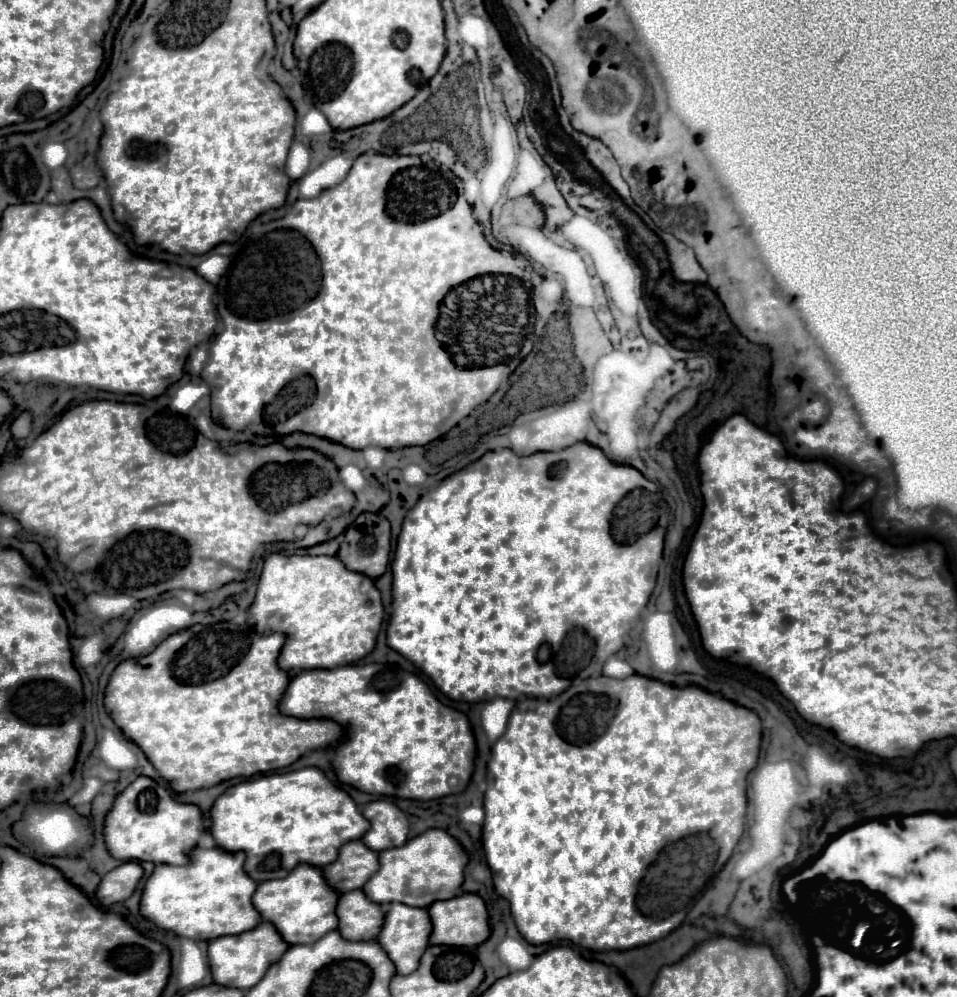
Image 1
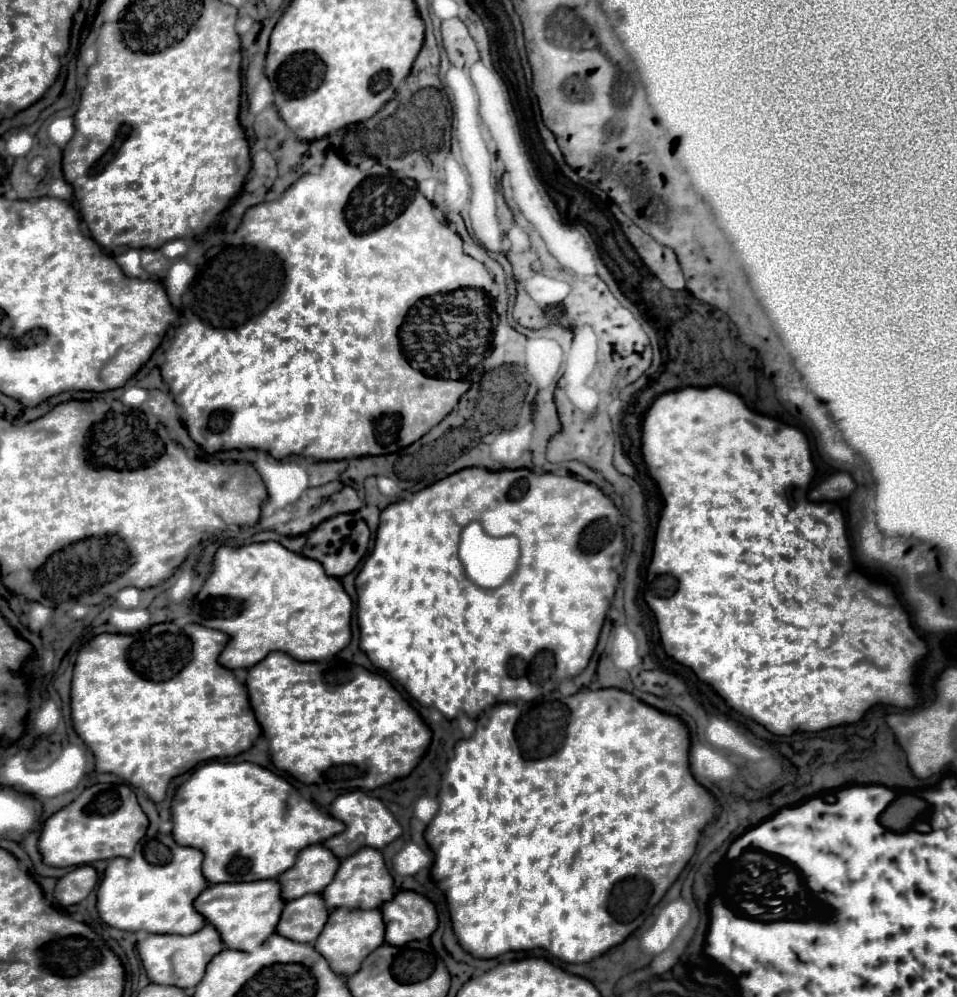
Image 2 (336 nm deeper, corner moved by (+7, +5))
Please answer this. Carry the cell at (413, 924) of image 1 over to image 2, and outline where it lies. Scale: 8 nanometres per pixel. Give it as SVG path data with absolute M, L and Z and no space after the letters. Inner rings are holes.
M335 909L329 913L329 919L321 931L321 935L315 939L313 947L319 955L323 955L329 961L329 967L337 975L353 975L359 971L361 961L375 951L375 947L383 945L385 939L385 923L381 917L381 911L347 911L347 909Z

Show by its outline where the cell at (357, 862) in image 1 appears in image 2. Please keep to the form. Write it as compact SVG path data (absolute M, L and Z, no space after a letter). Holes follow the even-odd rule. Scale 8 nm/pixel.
M323 845L305 847L297 853L295 865L277 877L281 897L291 901L307 893L323 891L323 887L331 883L335 867L339 867L339 859L335 859L335 855L331 855L331 851L327 851Z

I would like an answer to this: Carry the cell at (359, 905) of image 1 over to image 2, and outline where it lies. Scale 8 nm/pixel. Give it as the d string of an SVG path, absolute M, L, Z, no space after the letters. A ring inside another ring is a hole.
M303 895L299 899L287 901L275 933L299 943L313 943L327 923L327 907L319 895Z

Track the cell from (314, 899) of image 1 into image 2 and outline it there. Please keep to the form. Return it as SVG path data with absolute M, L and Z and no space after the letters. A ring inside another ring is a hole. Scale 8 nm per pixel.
M265 879L259 883L211 885L193 901L193 907L217 929L227 949L251 953L263 939L267 939L267 935L275 933L275 923L279 921L285 903L279 903L279 895L275 895L275 879Z

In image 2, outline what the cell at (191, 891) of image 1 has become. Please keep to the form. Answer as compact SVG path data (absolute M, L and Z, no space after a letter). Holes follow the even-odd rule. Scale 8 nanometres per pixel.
M159 839L141 841L135 847L135 853L129 859L111 859L97 887L97 913L103 923L123 929L123 931L147 931L155 935L191 935L203 927L203 919L191 911L191 899L207 887L207 881L201 873L201 851L193 847L177 847L173 841L165 841L169 849L169 863L161 865L155 857L155 863L145 857L145 847L163 843Z

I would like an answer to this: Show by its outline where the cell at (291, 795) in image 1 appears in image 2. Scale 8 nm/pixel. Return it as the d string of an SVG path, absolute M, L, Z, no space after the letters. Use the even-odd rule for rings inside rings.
M209 761L199 765L191 777L175 789L175 797L171 801L171 821L175 843L183 847L195 847L203 853L203 877L211 885L275 879L275 875L281 875L287 871L287 867L291 867L291 863L295 863L295 855L303 847L323 843L331 835L343 831L343 823L331 819L309 799L303 799L303 795L283 777L247 761Z

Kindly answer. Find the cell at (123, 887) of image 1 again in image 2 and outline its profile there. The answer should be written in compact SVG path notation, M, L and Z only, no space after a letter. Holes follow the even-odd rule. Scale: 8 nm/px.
M81 865L71 869L65 877L61 877L55 885L55 899L61 907L75 905L83 901L97 885L97 871L89 865Z

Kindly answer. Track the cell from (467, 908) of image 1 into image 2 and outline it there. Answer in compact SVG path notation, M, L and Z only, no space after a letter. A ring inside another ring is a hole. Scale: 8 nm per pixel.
M397 891L391 901L381 905L381 915L385 921L385 941L393 947L401 947L403 943L425 939L437 929L437 913L433 903L415 891Z

